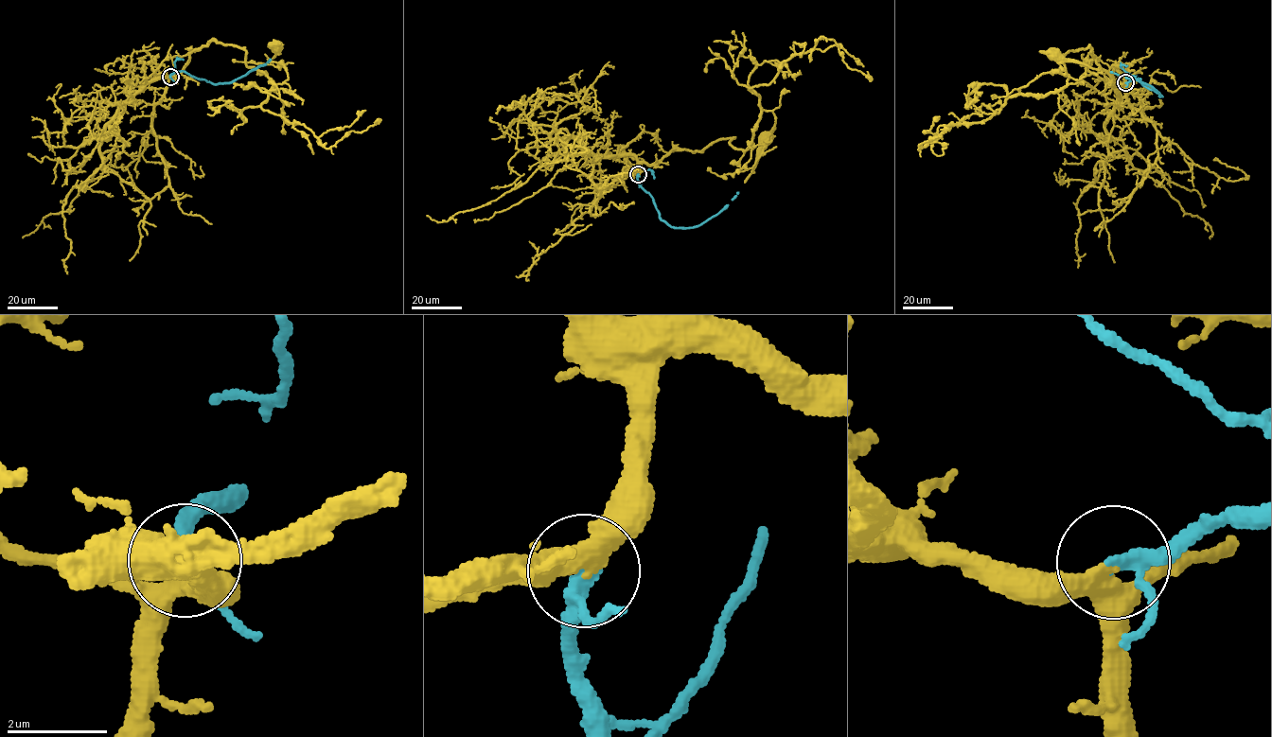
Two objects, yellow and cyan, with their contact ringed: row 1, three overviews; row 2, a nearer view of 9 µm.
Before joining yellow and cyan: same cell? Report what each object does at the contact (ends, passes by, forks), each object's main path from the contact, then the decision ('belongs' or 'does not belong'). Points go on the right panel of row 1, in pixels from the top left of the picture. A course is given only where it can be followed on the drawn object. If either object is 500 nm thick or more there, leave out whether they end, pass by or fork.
yellow passes by | cyan passes by | yellow via (1125, 82), (1112, 81), (1089, 46), (1062, 59), (1066, 85), (1040, 95), (1017, 90), (1056, 69), (1057, 53) | cyan via (1125, 82), (1139, 78), (1143, 85), (1162, 96), (1147, 84), (1110, 72) | belongs

